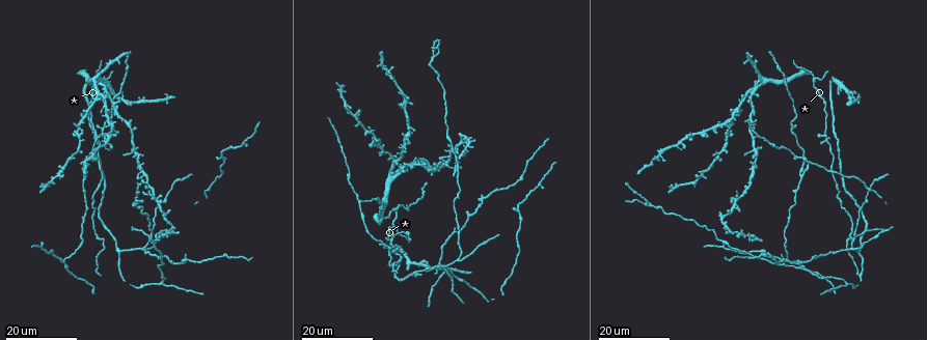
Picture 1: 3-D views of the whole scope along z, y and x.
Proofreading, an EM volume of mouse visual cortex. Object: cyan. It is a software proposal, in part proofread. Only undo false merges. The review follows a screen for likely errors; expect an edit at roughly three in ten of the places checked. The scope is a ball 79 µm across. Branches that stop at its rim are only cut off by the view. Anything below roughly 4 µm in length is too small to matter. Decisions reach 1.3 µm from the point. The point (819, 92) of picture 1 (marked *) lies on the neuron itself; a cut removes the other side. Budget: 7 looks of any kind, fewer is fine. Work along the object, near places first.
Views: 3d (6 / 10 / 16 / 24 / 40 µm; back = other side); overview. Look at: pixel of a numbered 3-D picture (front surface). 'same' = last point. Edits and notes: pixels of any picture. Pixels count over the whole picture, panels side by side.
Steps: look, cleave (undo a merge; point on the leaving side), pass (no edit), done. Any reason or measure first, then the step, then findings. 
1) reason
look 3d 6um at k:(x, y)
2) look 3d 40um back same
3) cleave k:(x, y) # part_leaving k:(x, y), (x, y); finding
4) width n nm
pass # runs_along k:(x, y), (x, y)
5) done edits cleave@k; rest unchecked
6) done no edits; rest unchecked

branch point
look 3d 24um at 1:(834, 159)

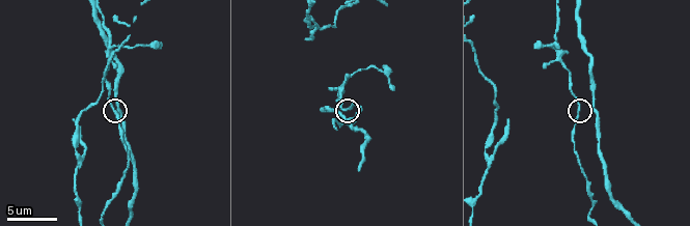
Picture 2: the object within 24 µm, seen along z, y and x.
zoom in
look 3d 10um at 2:(345, 110)

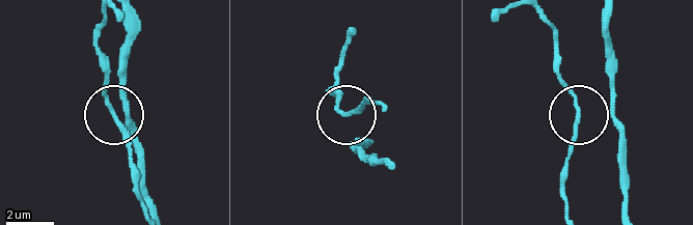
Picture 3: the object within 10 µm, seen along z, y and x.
arms 3
pass # runs_along 3:(544, 20), (554, 31), (556, 67), (578, 115), (567, 172); one neuron here

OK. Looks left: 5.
arms part here
look 3d 6um at 2:(110, 48)

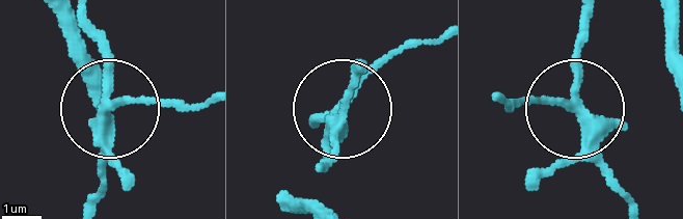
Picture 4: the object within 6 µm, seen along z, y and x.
other side
look 3d 6um back at 4:(568, 102)

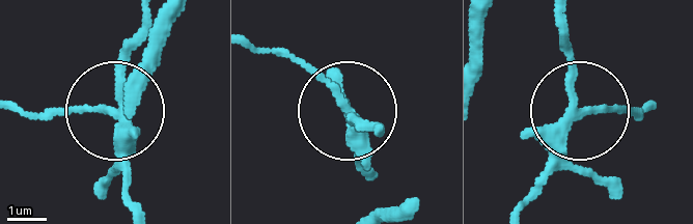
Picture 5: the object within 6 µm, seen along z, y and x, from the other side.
width 220 nm
pass # runs_along 5:(384, 127), (358, 120), (305, 67), (269, 51); one neuron here

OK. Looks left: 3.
three-way junction
look 3d 16um at 1:(119, 251)

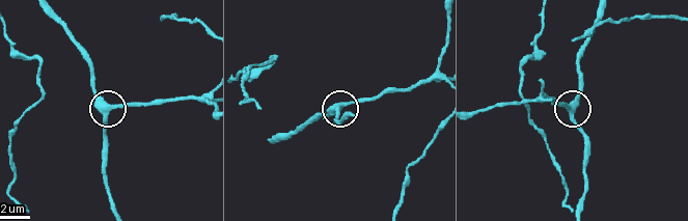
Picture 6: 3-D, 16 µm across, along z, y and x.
look 3d 10um at 6:(346, 104)

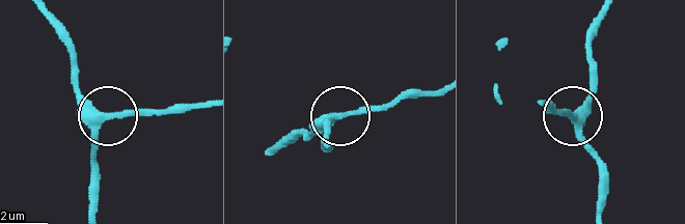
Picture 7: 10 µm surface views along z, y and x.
arms 3
pass # runs_along 7:(47, 19), (71, 55), (74, 84), (106, 116), (96, 160); continuous, no second neuron

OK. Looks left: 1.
done no edits; rest unchecked

